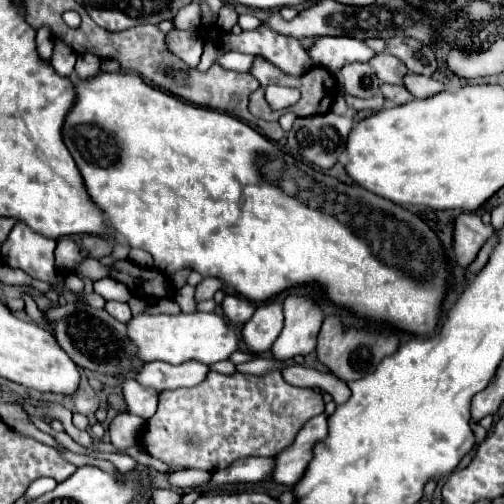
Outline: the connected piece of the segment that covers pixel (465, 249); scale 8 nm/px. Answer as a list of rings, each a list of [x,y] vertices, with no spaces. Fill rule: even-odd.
[[[473,212],[459,214],[455,220],[455,230],[453,230],[455,264],[463,268],[469,266],[491,234],[493,234],[493,228],[485,226],[477,214]]]

